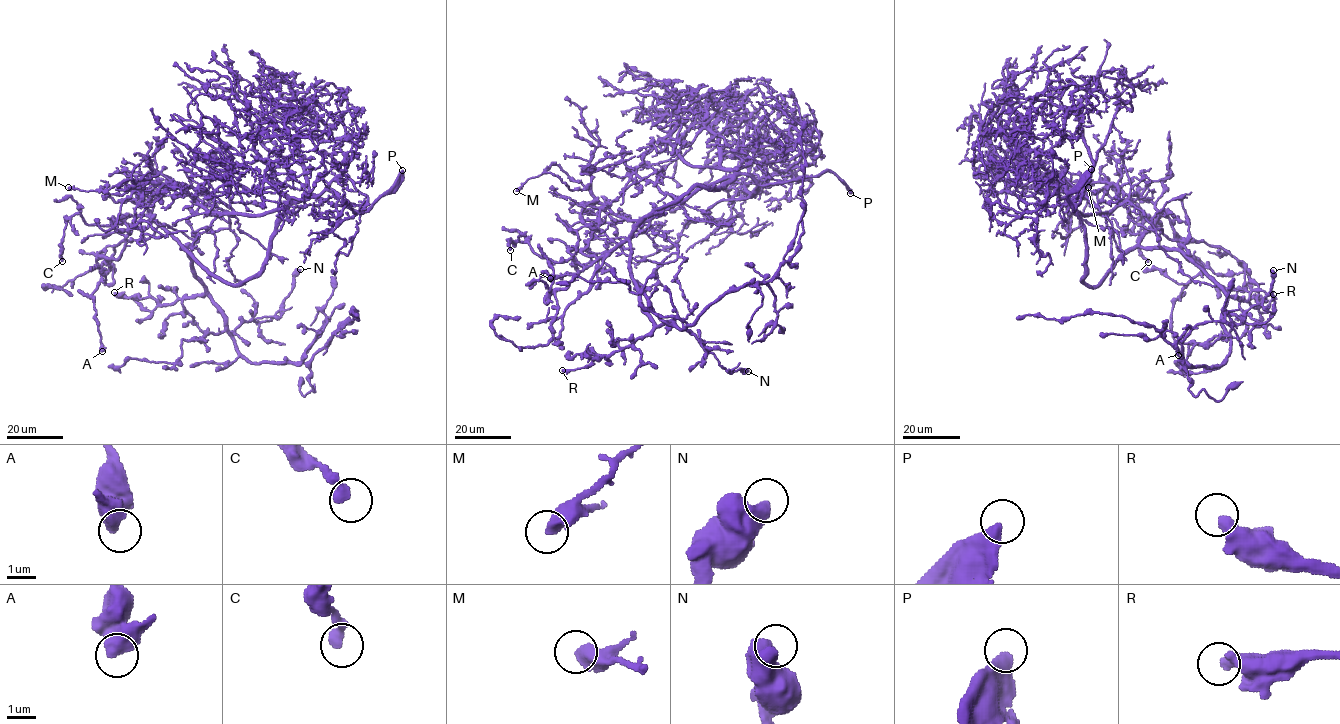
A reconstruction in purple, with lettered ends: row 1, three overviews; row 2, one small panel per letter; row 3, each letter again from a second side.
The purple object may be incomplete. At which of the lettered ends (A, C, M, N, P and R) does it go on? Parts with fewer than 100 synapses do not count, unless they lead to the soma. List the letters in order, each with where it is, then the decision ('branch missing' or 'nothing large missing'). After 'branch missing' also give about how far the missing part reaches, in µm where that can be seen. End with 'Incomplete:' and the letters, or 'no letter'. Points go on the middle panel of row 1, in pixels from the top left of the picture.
A: at (550, 278); nothing large missing
C: at (510, 250); nothing large missing
M: at (516, 191); nothing large missing
N: at (748, 371); nothing large missing
P: at (850, 193); branch missing; about 20 µm are missing
R: at (562, 370); nothing large missing
Incomplete: P

